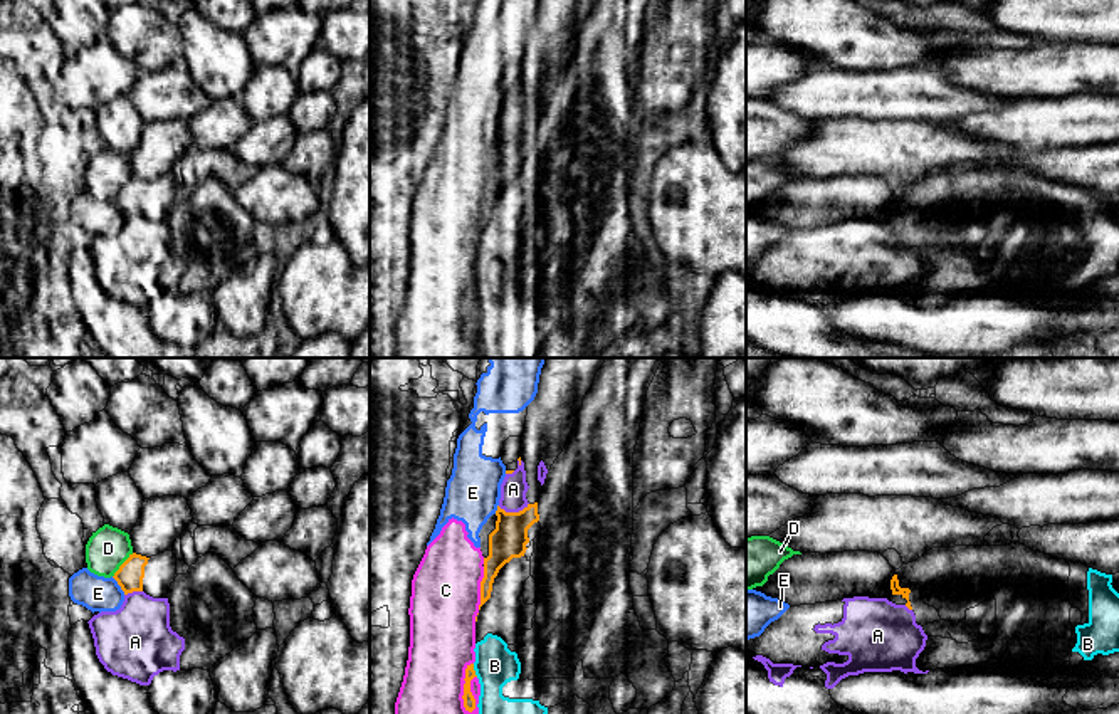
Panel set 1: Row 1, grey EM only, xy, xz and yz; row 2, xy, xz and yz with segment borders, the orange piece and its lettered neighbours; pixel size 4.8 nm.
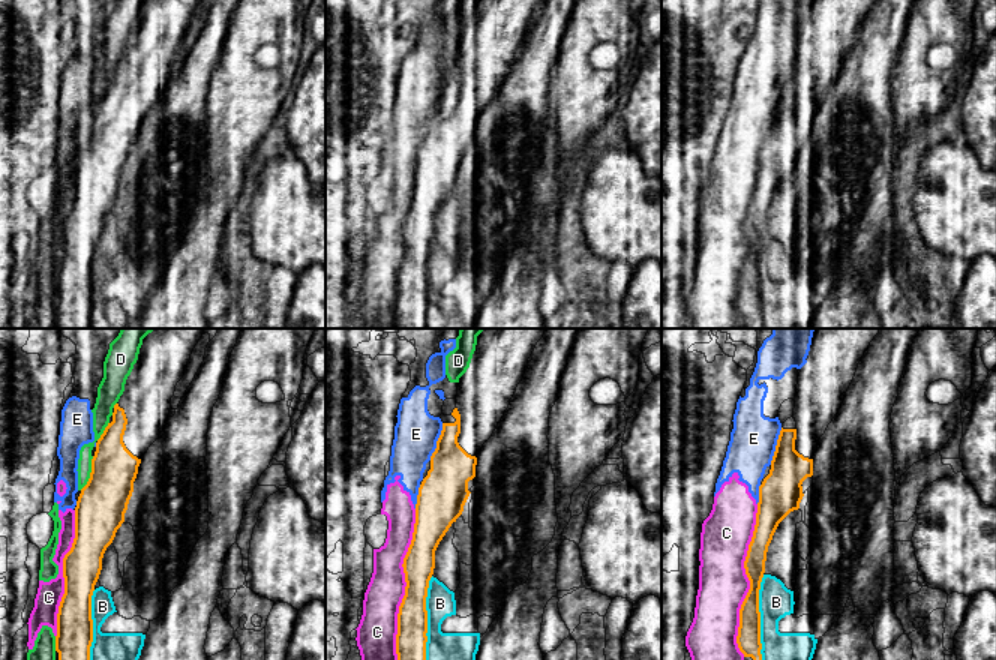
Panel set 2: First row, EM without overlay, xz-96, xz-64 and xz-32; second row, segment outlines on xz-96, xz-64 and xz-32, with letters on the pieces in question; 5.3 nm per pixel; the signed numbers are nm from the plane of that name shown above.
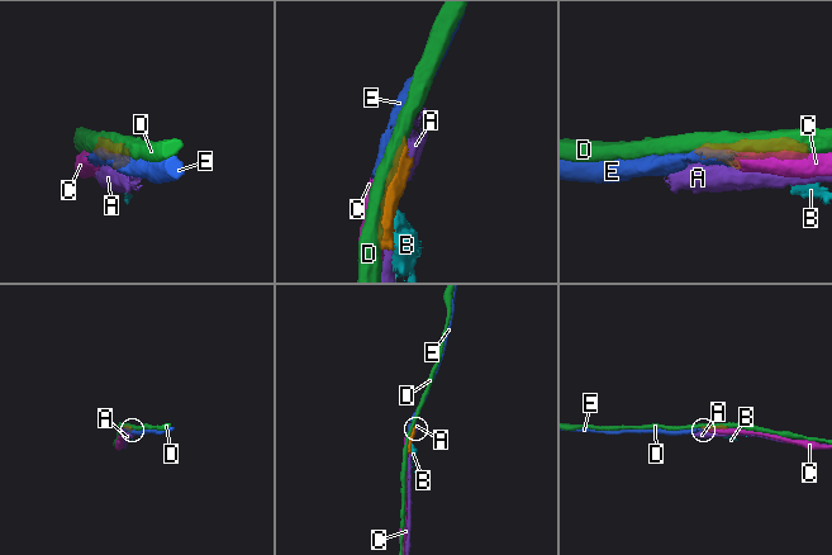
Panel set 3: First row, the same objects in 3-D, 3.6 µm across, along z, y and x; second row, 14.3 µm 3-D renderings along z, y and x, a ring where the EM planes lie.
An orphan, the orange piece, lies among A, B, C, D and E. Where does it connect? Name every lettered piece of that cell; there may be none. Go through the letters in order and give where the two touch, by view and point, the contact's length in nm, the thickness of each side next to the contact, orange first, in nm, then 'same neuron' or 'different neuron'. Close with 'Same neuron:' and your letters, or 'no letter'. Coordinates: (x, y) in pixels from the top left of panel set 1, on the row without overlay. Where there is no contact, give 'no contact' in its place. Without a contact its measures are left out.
A: meets orange in xz at (513, 136); contact 150 nm long; 170 nm thick on the orange side, 130 nm on the other; different neuron
B: meets orange in xz at (474, 294); contact 70 nm long; 60 nm thick on the orange side, 200 nm on the other; different neuron
C: meets orange in xz at (464, 311); contact 240 nm long; 60 nm thick on the orange side, 340 nm on the other; different neuron
D: meets orange in xy at (121, 188); contact 160 nm long; 130 nm thick on the orange side, 200 nm on the other; different neuron
E: meets orange in xy at (118, 207); contact 110 nm long; 130 nm thick on the orange side, 170 nm on the other; different neuron
Same neuron: no letter

